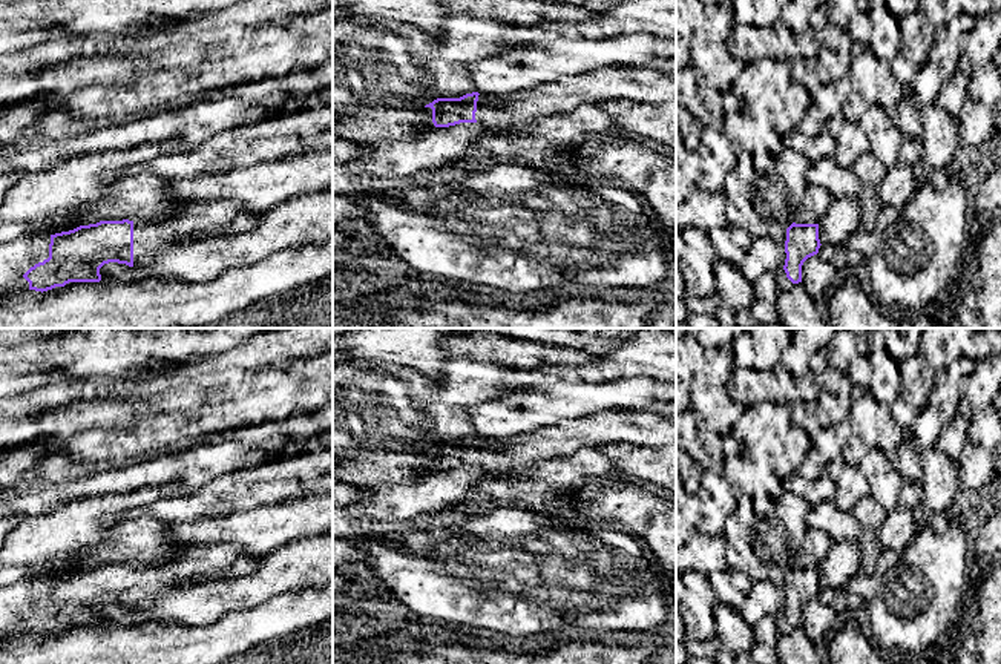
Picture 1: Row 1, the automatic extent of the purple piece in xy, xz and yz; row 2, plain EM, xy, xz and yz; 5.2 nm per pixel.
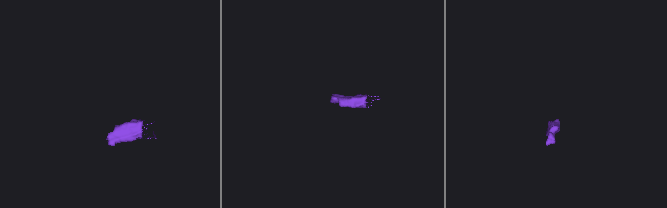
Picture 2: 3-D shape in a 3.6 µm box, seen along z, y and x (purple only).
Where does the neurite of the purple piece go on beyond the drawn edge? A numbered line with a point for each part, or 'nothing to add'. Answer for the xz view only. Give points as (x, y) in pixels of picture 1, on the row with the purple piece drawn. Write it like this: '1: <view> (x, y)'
1: xz (643, 85)

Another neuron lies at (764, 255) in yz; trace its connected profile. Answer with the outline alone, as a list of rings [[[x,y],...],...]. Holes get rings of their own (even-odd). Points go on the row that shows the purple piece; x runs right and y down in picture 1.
[[[753,238],[739,268],[753,284],[765,273],[777,273],[777,270],[785,265],[785,259],[785,245],[770,238]]]

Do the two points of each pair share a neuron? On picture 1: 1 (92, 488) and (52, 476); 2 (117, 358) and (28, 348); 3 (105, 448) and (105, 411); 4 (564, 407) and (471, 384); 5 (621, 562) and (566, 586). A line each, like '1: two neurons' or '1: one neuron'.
1: two neurons
2: one neuron
3: two neurons
4: two neurons
5: one neuron

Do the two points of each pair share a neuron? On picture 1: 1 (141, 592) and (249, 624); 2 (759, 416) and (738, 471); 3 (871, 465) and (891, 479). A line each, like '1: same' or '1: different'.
1: different
2: same
3: same

